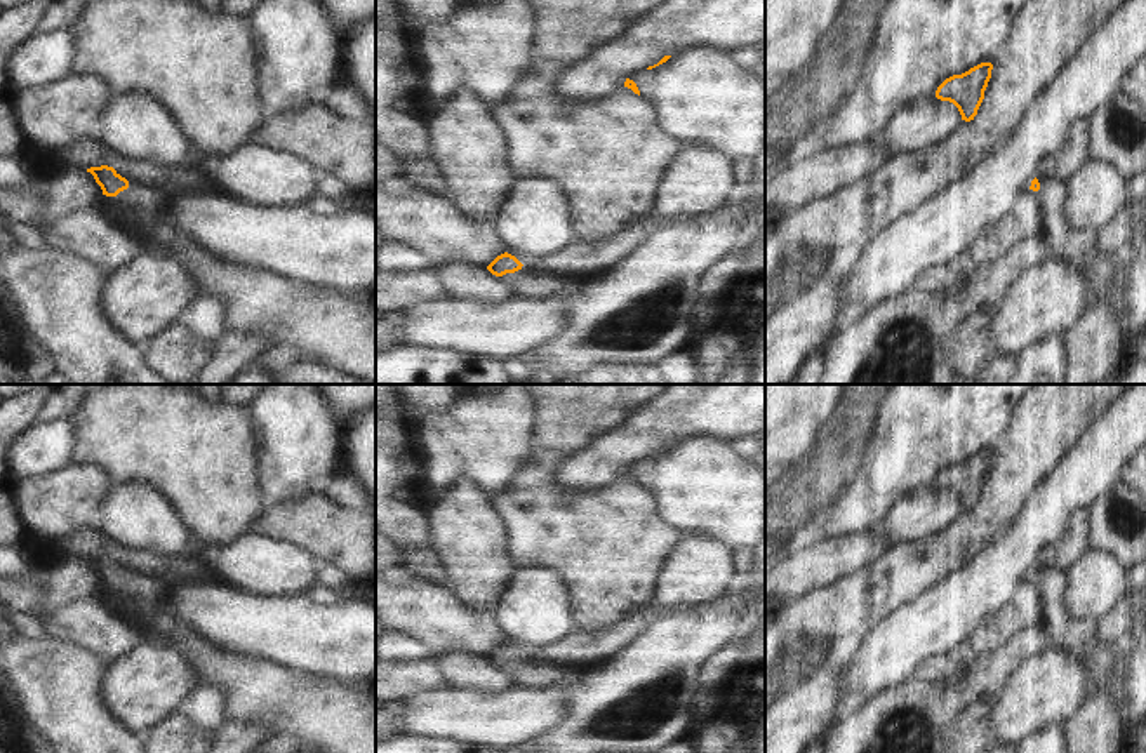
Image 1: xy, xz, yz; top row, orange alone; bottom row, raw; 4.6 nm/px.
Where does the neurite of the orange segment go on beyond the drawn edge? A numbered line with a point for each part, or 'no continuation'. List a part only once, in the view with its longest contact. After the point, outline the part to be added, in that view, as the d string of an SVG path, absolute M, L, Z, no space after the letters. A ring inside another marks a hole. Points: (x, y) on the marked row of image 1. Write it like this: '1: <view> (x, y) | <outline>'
1: xz (534, 286) | M518 270L499 277L501 282L513 292L515 297L548 299L560 292L570 280L569 277L556 277L553 273L529 273Z

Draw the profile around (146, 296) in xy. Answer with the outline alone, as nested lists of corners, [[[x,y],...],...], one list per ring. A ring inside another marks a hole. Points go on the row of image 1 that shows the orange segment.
[[[150,249],[106,275],[99,289],[103,318],[136,346],[174,325],[195,301],[193,283],[183,268]]]

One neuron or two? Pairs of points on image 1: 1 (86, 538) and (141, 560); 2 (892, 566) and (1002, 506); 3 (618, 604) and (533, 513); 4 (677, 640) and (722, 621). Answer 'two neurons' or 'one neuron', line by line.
1: one neuron
2: one neuron
3: one neuron
4: one neuron

